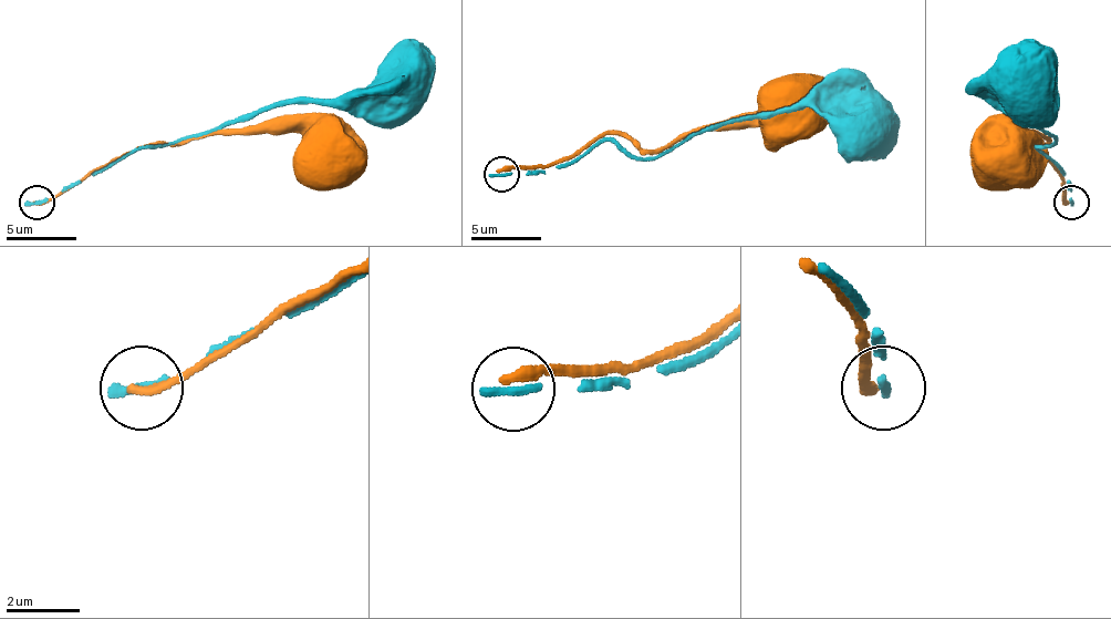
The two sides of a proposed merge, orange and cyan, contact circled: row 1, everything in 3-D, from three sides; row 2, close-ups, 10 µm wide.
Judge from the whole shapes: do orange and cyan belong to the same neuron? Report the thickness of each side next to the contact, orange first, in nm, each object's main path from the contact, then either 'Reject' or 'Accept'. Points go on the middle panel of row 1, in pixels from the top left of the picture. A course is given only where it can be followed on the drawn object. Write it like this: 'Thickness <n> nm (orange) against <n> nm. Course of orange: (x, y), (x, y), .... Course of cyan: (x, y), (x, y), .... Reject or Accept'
Thickness 280 nm (orange) against 320 nm. Course of orange: (498, 173), (551, 166), (603, 135), (663, 148), (698, 131), (797, 124), (807, 114), (797, 100). Course of cyan: (502, 173), (540, 173), (600, 142), (663, 156), (750, 117), (863, 106), (870, 127). Reject

